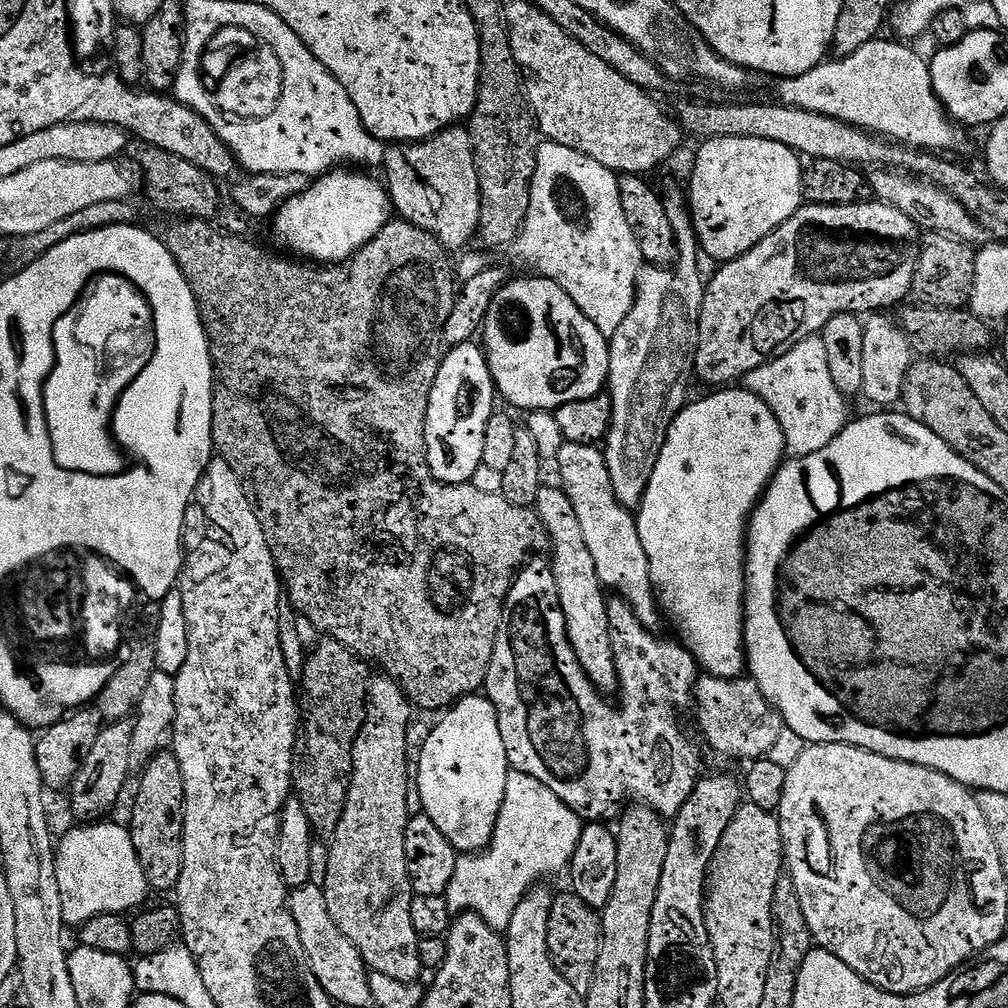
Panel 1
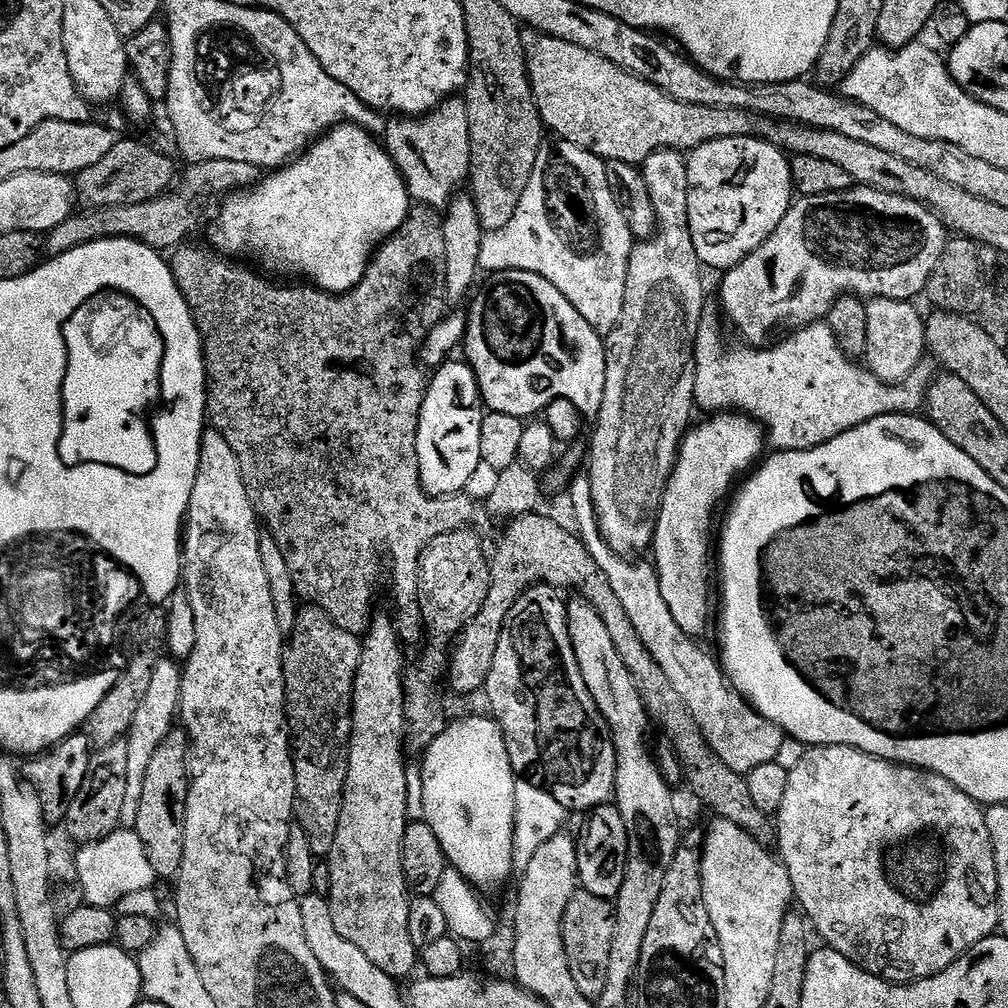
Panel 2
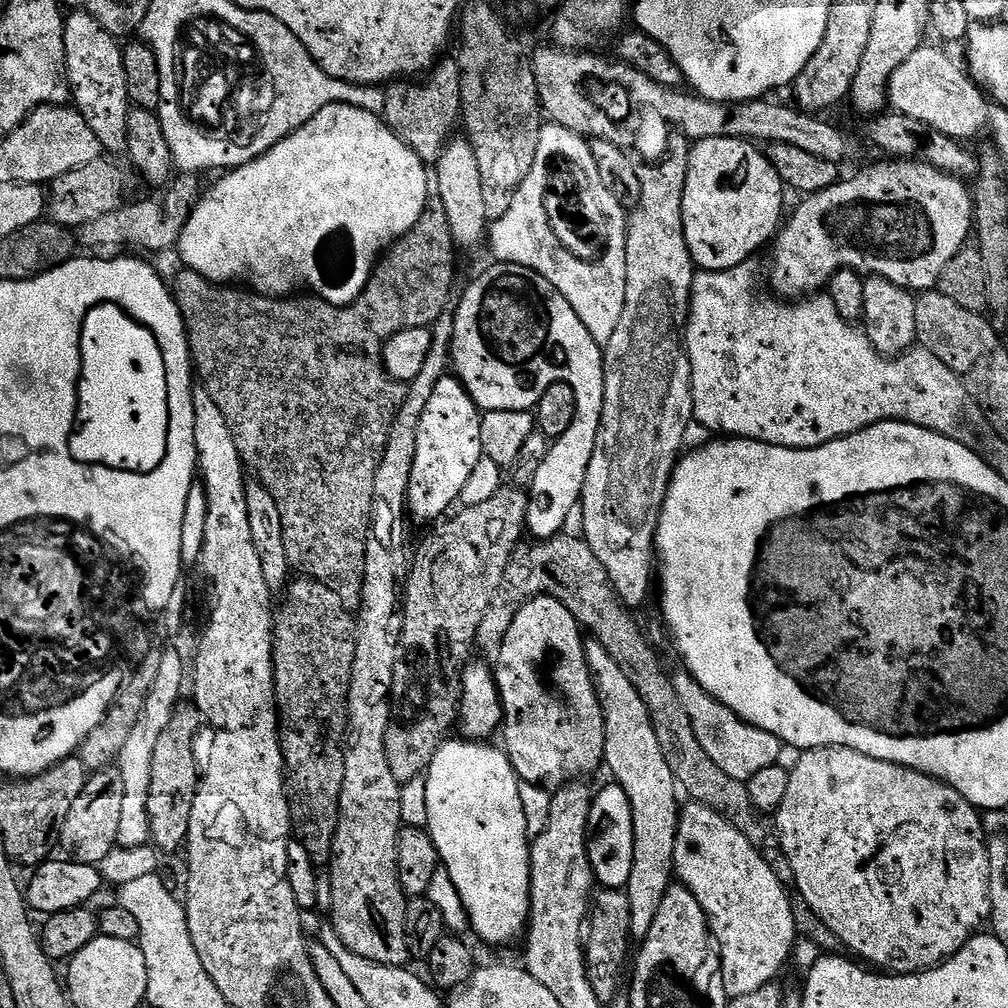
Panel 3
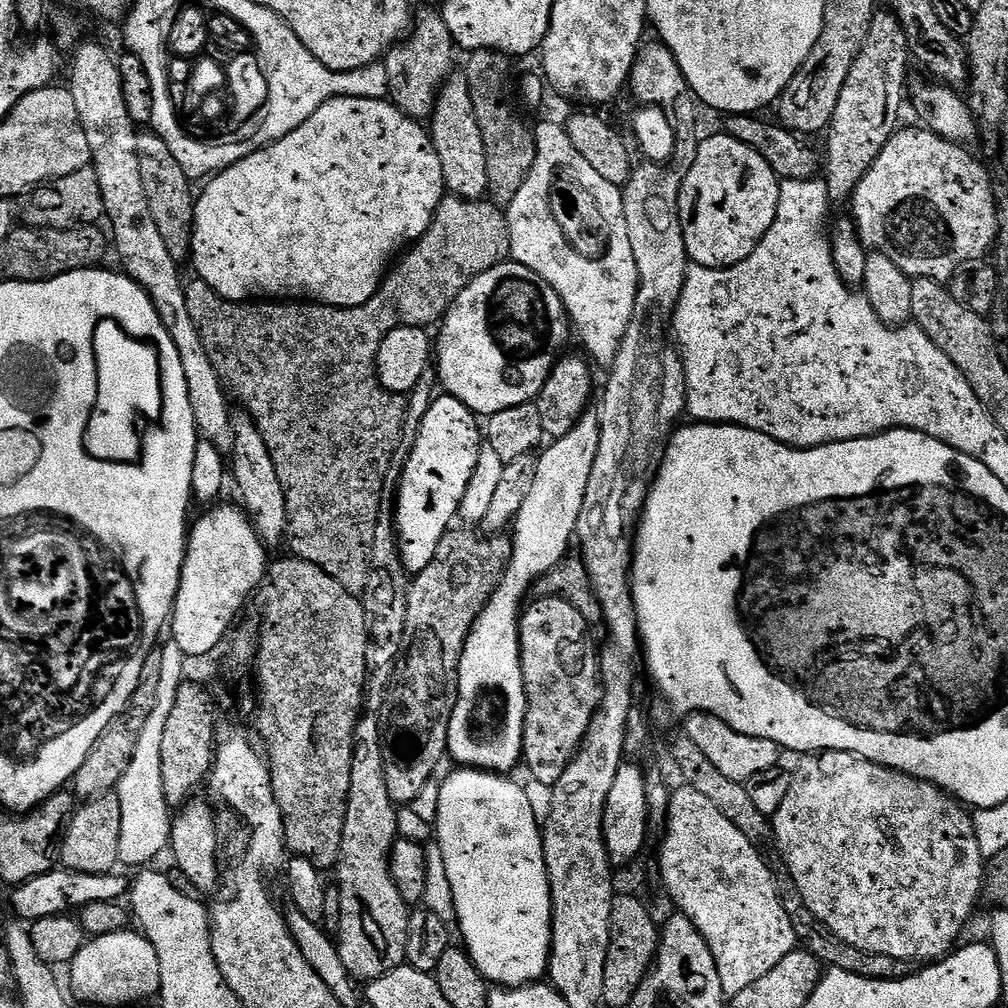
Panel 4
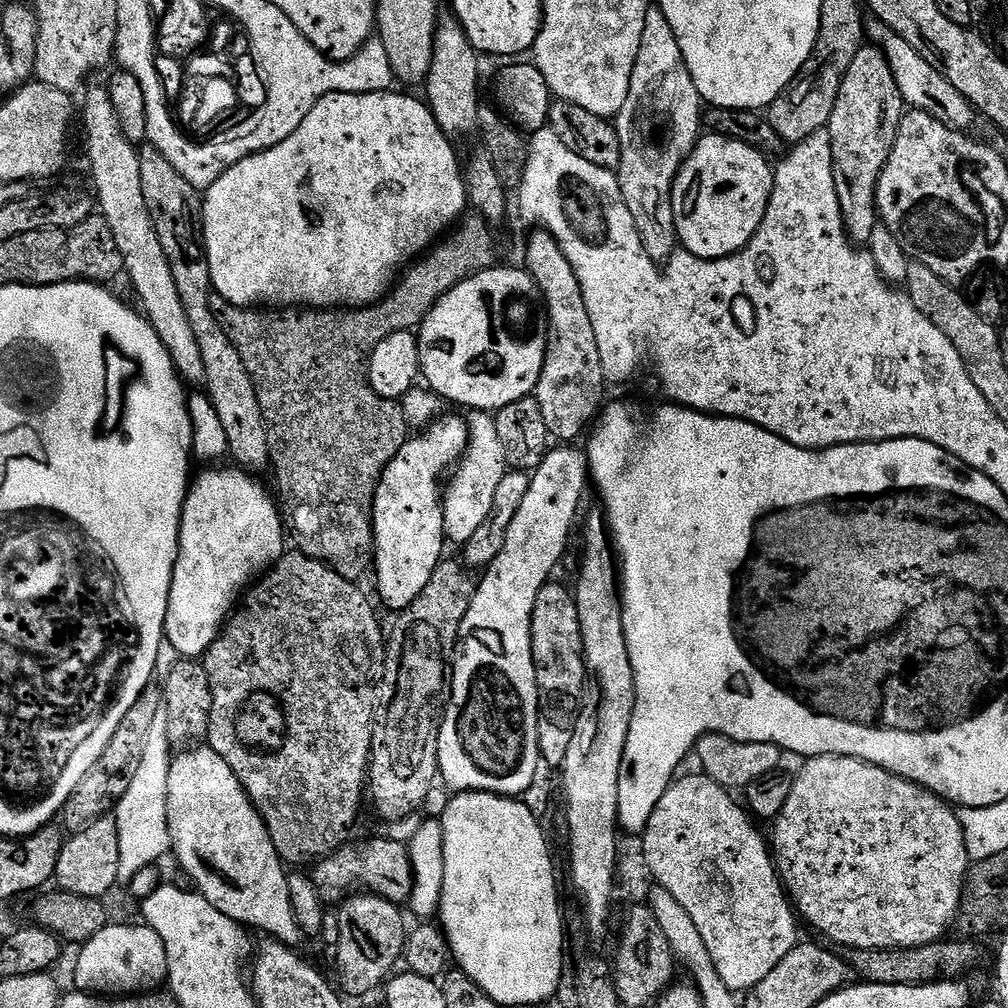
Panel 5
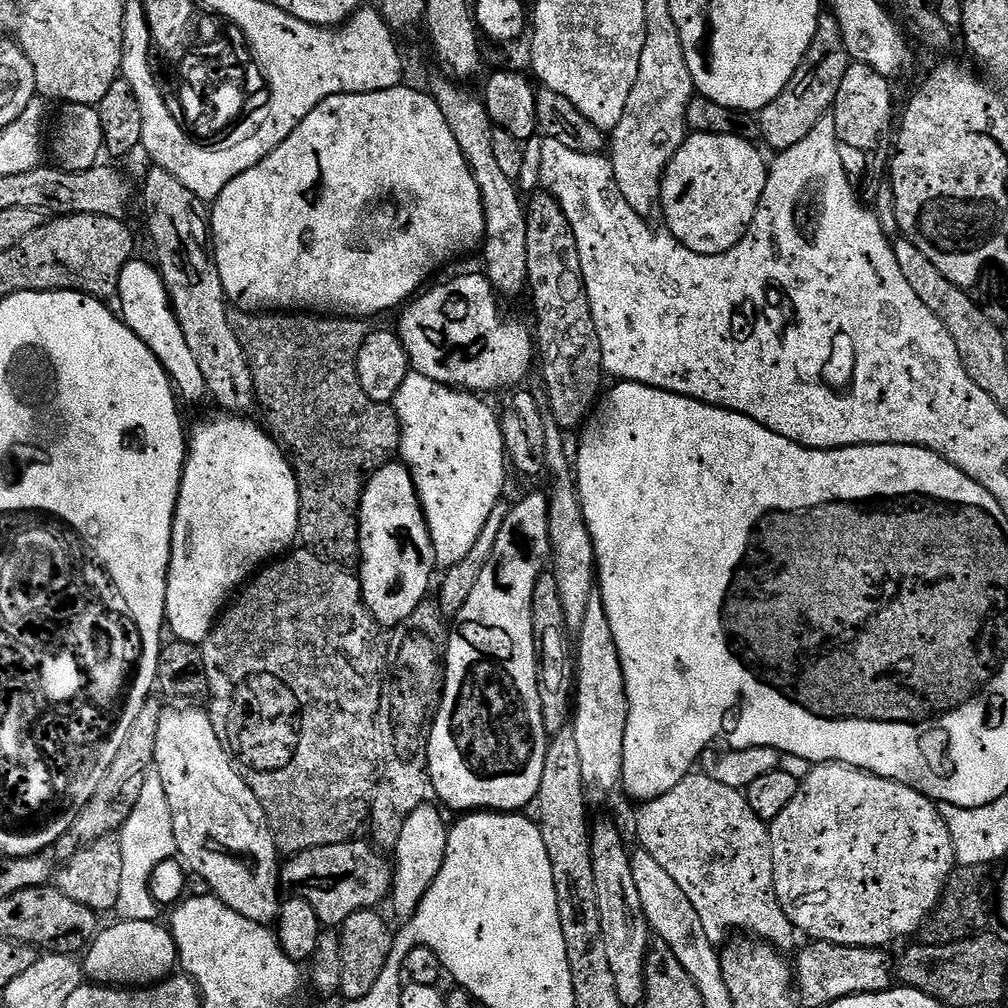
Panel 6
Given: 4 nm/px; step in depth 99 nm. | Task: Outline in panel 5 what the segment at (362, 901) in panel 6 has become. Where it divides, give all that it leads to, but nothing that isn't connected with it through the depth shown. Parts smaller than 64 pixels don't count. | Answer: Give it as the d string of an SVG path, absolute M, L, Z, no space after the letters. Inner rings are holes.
M384 836L368 840L365 844L345 844L337 852L315 861L310 875L321 900L328 906L339 905L348 897L360 893L381 896L394 905L404 906L410 898L410 890L414 888L414 872L407 843L403 839L387 840Z

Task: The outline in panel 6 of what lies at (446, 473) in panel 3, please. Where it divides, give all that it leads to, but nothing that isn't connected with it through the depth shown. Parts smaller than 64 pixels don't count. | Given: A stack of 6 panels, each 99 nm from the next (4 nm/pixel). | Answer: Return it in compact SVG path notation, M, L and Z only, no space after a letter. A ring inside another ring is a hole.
M400 462L382 465L370 477L360 499L360 589L377 624L391 630L429 599L432 571L438 565L428 523L412 481Z

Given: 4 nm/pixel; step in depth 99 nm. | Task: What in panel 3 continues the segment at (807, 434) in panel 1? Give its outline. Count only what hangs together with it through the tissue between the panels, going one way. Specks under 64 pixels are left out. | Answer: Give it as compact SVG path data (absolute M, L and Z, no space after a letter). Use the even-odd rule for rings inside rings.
M752 262L739 264L737 268L731 268L725 272L700 270L693 275L692 309L688 311L686 347L692 367L692 418L697 425L701 424L702 427L716 432L712 434L723 434L728 438L757 440L783 448L817 448L823 444L840 440L843 436L860 432L872 424L881 424L884 420L903 420L919 428L949 436L951 440L957 440L969 446L977 443L975 440L976 435L980 432L980 424L982 425L982 413L979 406L973 402L966 386L956 377L954 370L950 370L950 366L946 366L946 362L934 358L934 354L930 354L919 346L913 347L895 358L884 356L871 344L863 327L840 317L838 306L834 306L834 302L827 294L813 294L795 302L785 302L783 299L773 298L767 291L765 291L766 293L760 292L759 286L756 285L754 265L755 263Z

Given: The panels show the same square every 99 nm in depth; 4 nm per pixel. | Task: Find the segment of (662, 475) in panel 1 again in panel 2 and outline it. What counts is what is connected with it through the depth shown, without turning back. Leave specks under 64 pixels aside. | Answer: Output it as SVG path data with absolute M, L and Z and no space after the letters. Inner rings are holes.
M729 410L719 414L709 415L704 419L708 420L702 421L700 425L697 423L695 427L693 427L680 442L680 450L676 453L676 465L672 467L672 477L670 477L668 480L668 488L666 491L664 491L664 497L660 503L660 516L656 520L656 537L653 538L651 547L651 551L653 553L656 552L654 563L656 565L656 573L658 574L658 586L662 590L662 599L665 600L666 606L670 606L670 615L673 616L674 622L678 622L678 626L682 626L682 630L686 630L686 634L693 638L700 638L700 635L702 635L703 632L707 630L708 599L710 599L711 596L713 599L714 596L713 585L712 588L710 585L708 585L708 579L710 579L711 576L713 579L714 576L714 528L712 532L712 519L714 519L716 516L716 507L718 507L724 499L724 503L729 499L730 493L737 487L738 481L741 479L741 477L743 477L745 474L751 473L753 469L757 467L758 461L765 455L764 448L766 449L766 433L763 427L757 424L751 416L745 413L733 412Z

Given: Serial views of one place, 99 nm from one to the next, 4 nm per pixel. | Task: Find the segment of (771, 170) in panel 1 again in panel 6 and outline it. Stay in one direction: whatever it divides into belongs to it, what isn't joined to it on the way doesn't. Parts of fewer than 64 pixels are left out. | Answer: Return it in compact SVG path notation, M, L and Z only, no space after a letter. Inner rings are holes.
M692 134L685 139L683 146L674 154L674 158L668 164L668 169L664 171L662 178L662 220L667 231L671 232L672 237L682 246L694 250L694 254L703 256L721 256L723 252L728 252L746 234L750 222L754 222L754 210L758 210L758 202L762 198L762 190L766 190L766 178L768 177L769 161L764 161L762 153L756 149L757 145L750 140L744 140L740 136L723 136L722 134Z

